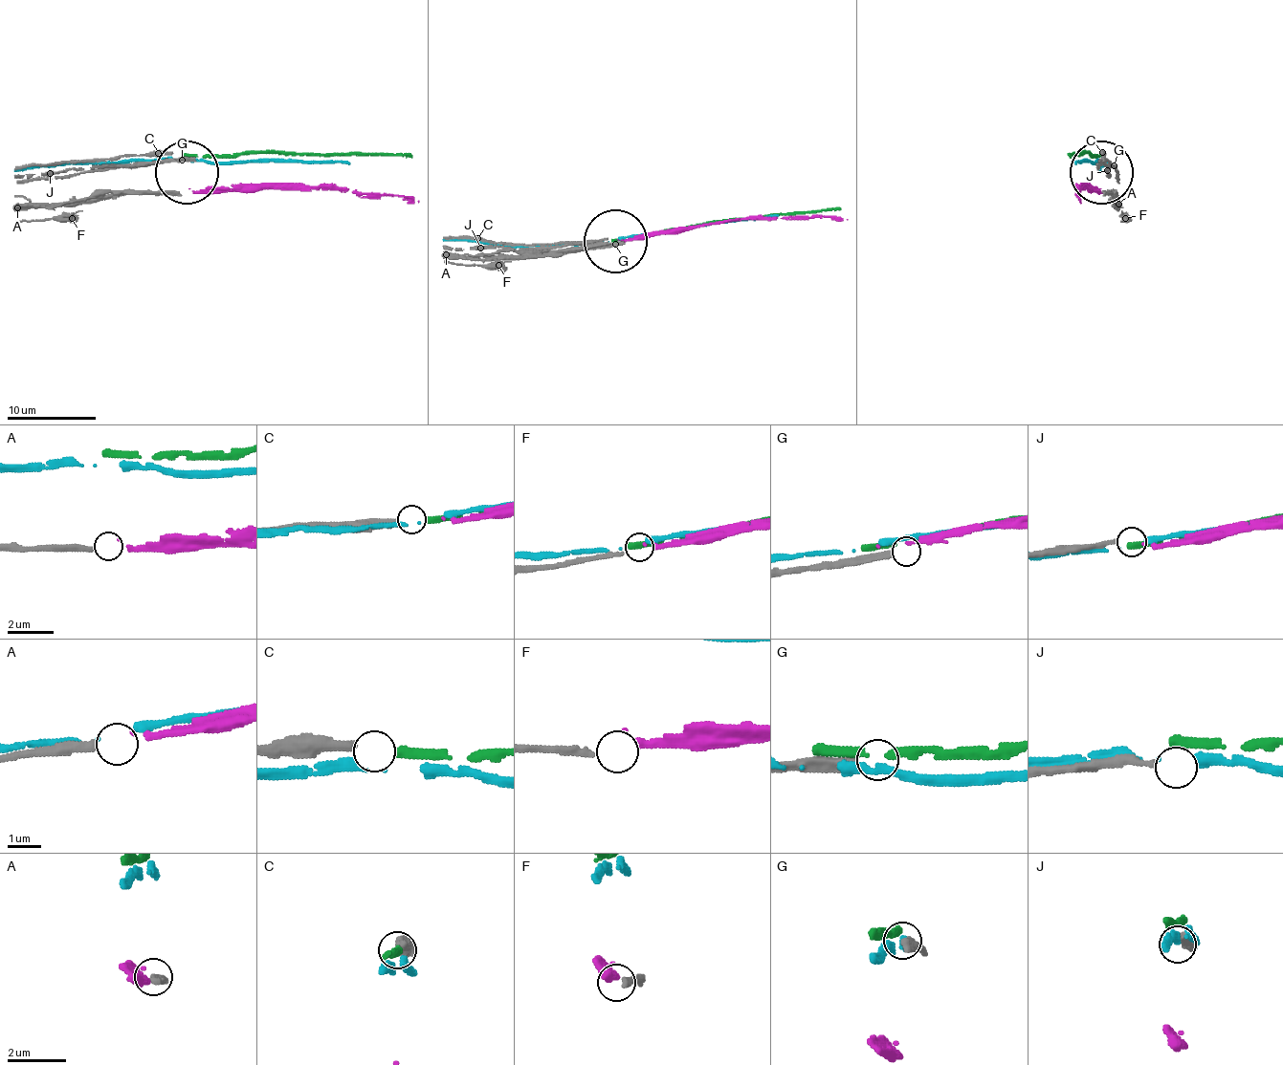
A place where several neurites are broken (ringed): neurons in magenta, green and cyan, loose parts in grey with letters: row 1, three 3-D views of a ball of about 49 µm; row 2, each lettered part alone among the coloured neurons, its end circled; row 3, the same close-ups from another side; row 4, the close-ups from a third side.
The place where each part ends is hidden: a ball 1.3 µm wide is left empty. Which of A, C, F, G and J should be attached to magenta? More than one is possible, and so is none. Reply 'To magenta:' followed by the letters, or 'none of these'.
To magenta: A

